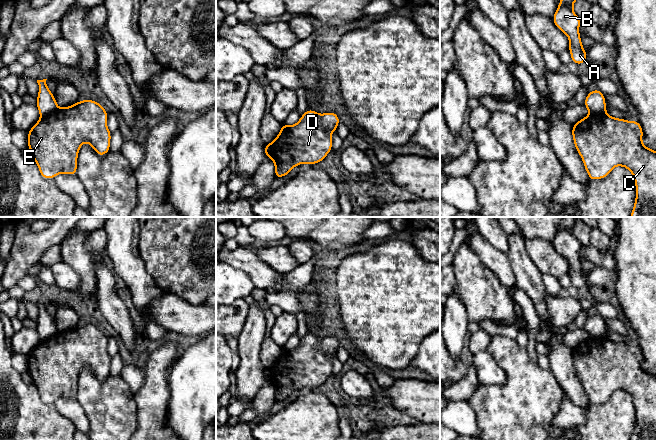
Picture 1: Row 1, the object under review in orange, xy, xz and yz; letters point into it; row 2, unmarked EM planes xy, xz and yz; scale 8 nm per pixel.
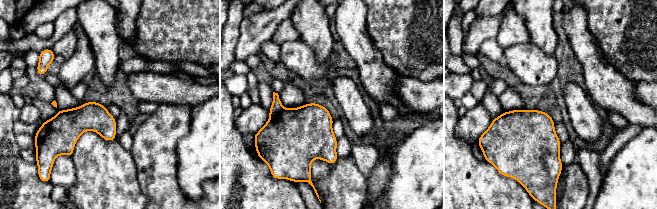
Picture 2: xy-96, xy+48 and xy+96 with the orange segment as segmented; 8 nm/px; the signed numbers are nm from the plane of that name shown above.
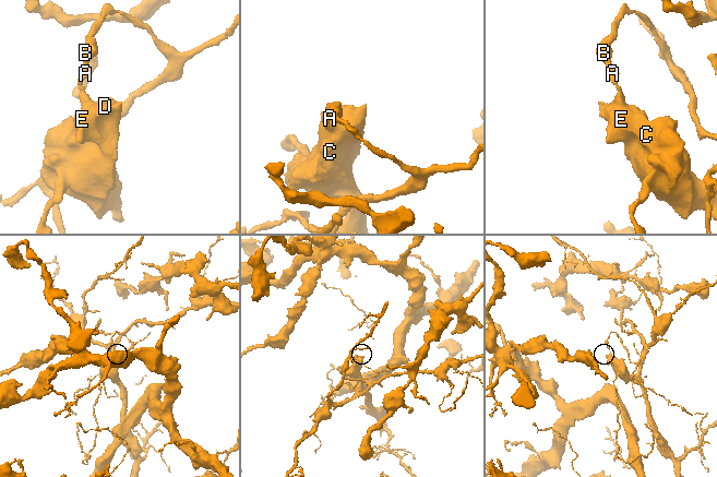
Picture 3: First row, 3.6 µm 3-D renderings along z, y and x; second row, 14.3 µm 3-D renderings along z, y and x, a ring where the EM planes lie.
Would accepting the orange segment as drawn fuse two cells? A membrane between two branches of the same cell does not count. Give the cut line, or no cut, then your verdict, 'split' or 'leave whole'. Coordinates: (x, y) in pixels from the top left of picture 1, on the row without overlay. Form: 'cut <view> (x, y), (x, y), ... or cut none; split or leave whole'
cut xy (57, 331), (41, 341); split

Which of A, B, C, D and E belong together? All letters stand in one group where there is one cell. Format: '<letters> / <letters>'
A B / C D E

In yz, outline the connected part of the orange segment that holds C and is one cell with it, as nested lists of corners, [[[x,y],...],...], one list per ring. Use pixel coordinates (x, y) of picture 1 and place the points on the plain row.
[[[606,336],[589,337],[572,350],[572,360],[590,404],[604,403],[616,390],[626,391],[633,398],[636,410],[630,441],[656,441],[656,375],[643,369],[639,345],[614,342]]]

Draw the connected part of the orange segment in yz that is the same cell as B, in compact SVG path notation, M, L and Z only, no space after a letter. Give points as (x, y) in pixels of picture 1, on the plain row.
M565 217L552 242L555 250L568 260L571 286L577 289L586 286L587 282L587 276L583 272L579 258L581 244L573 235L573 228L580 221L581 217Z

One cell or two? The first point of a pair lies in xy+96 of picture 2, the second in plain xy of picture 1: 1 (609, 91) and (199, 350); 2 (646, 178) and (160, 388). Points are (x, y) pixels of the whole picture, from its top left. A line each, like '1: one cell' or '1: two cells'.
1: two cells
2: two cells

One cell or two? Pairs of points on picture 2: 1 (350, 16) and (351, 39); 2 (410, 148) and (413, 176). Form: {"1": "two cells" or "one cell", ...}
{"1": "one cell", "2": "one cell"}

